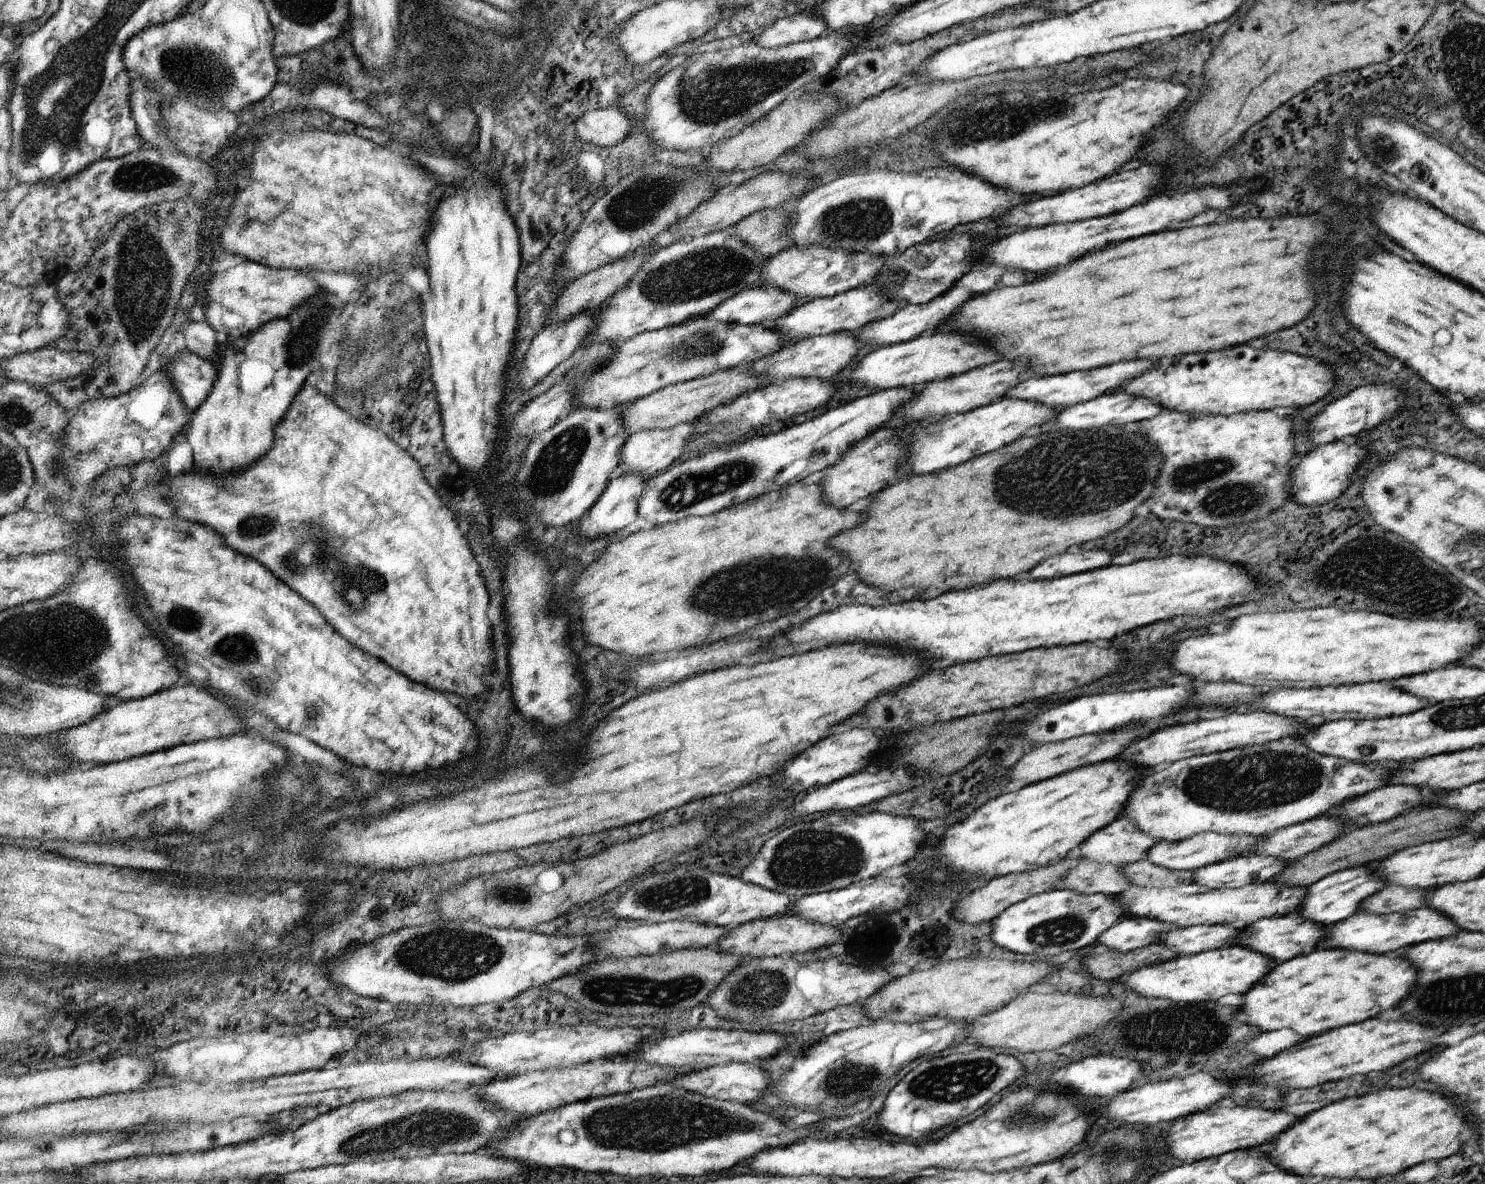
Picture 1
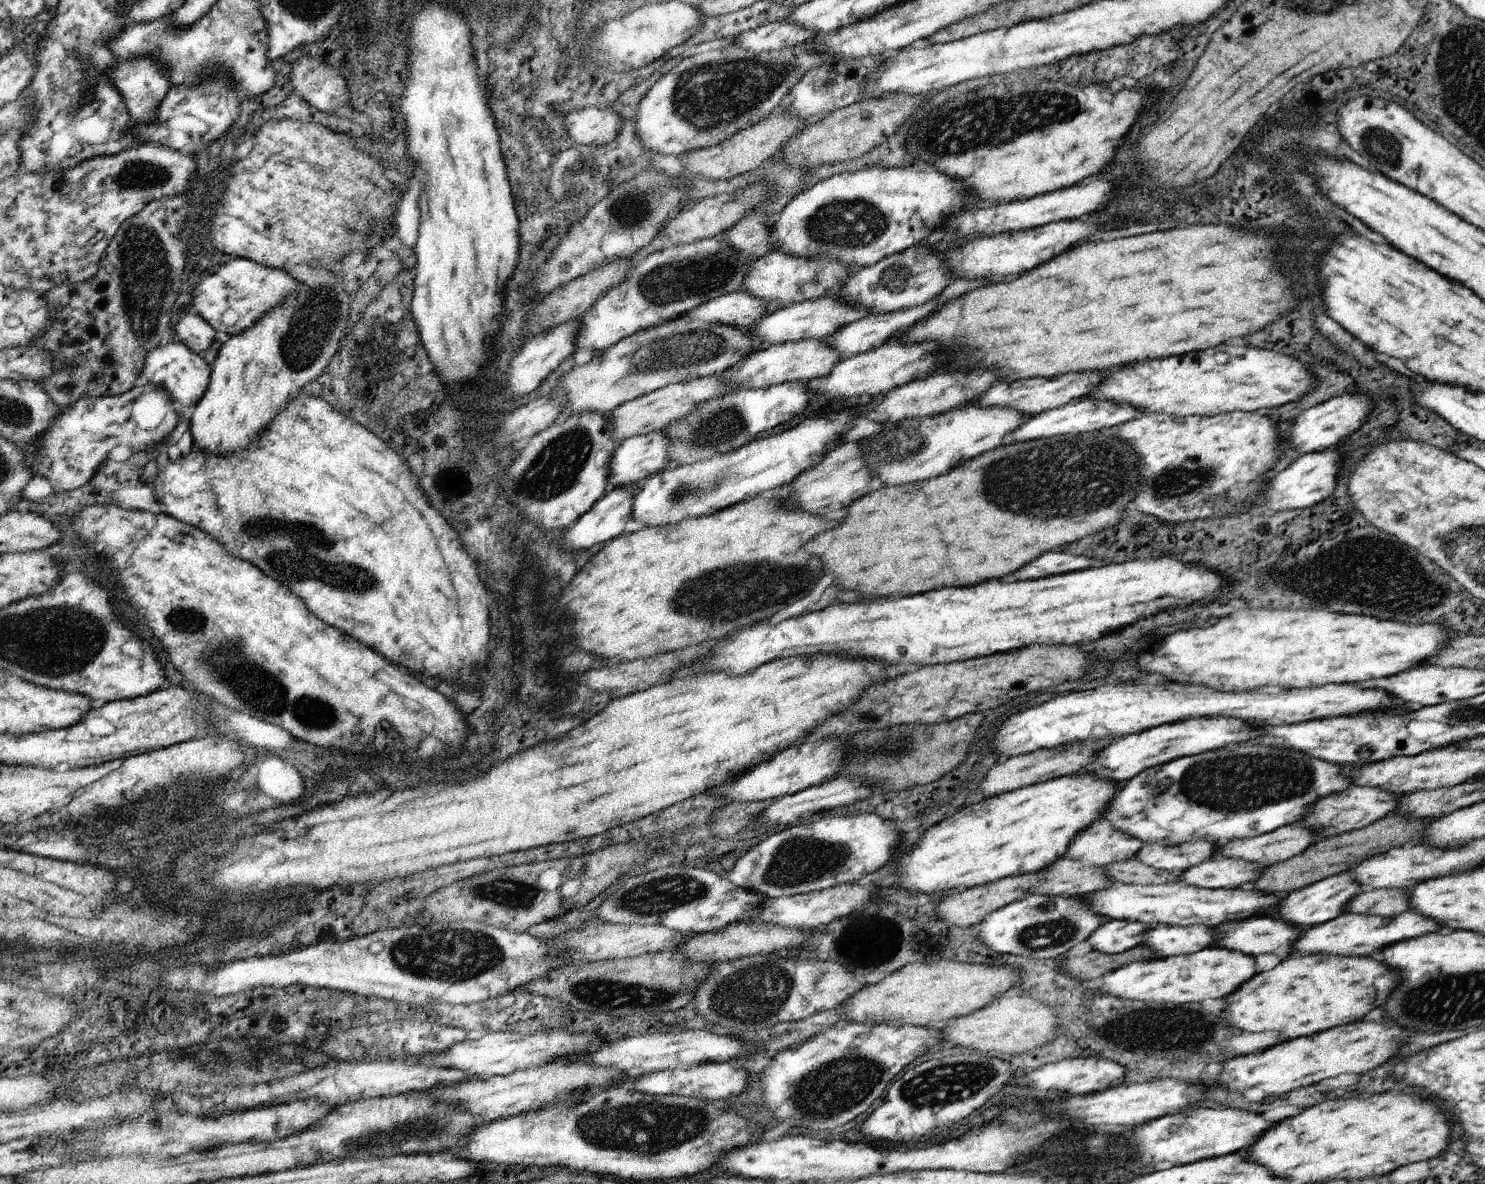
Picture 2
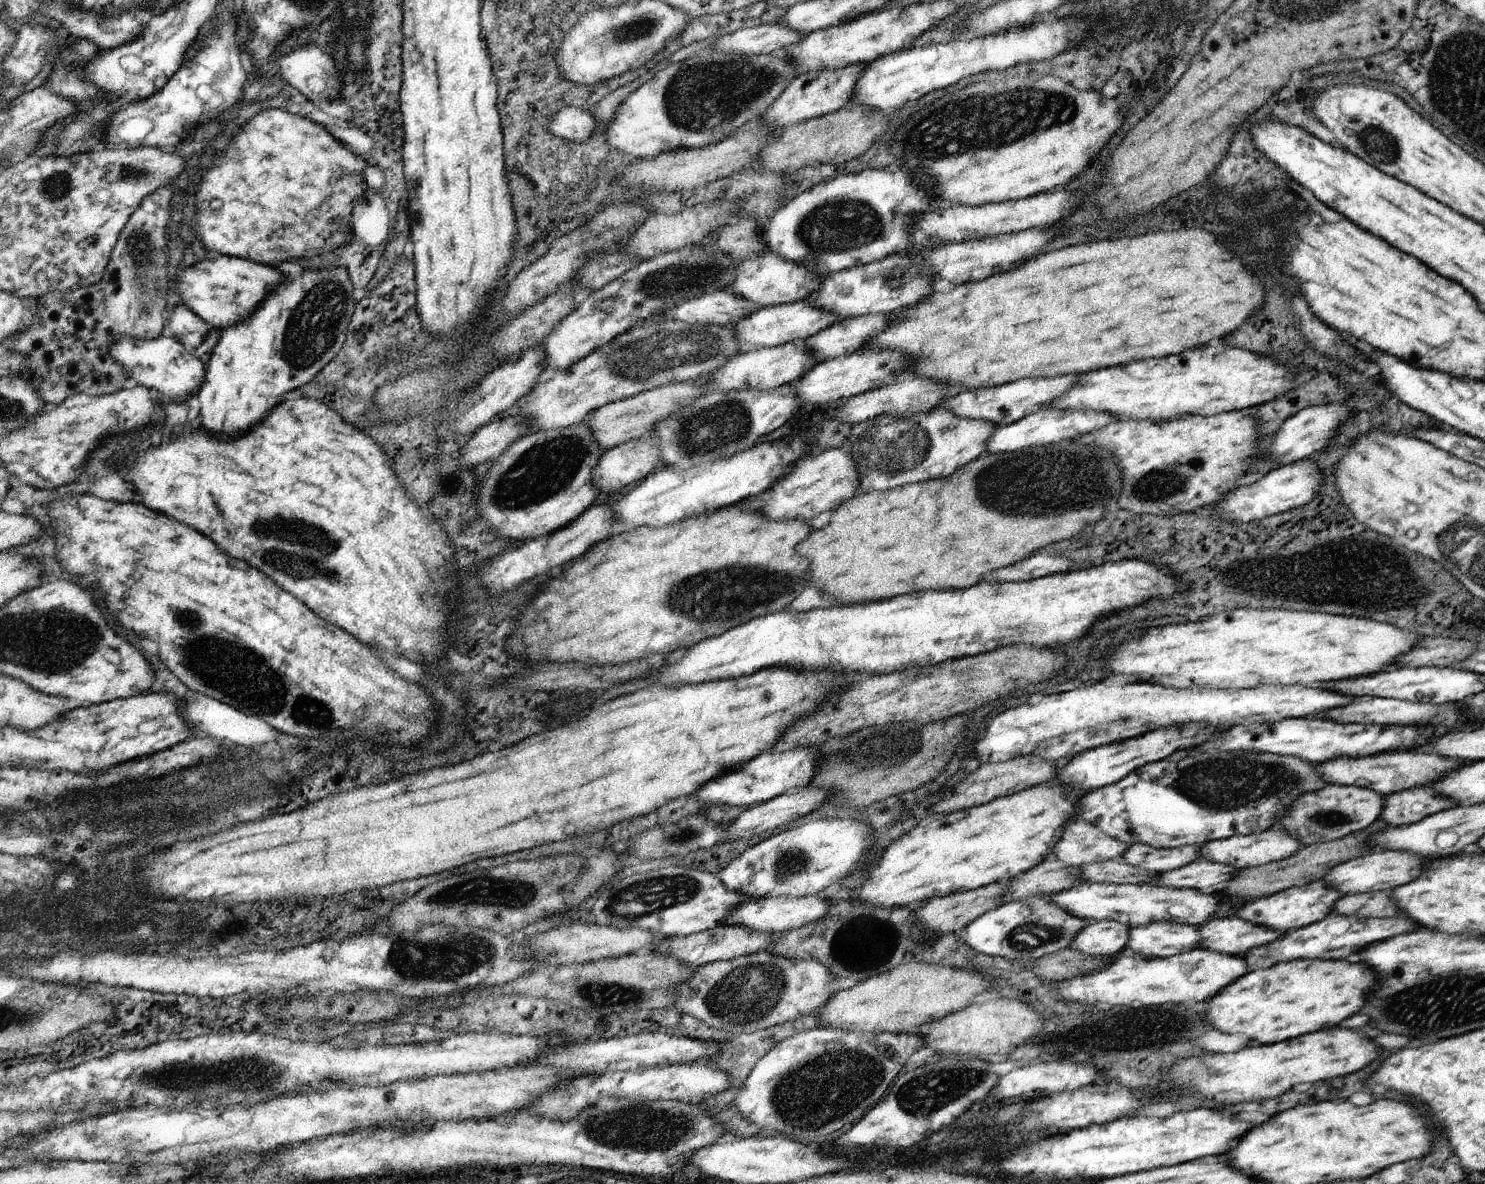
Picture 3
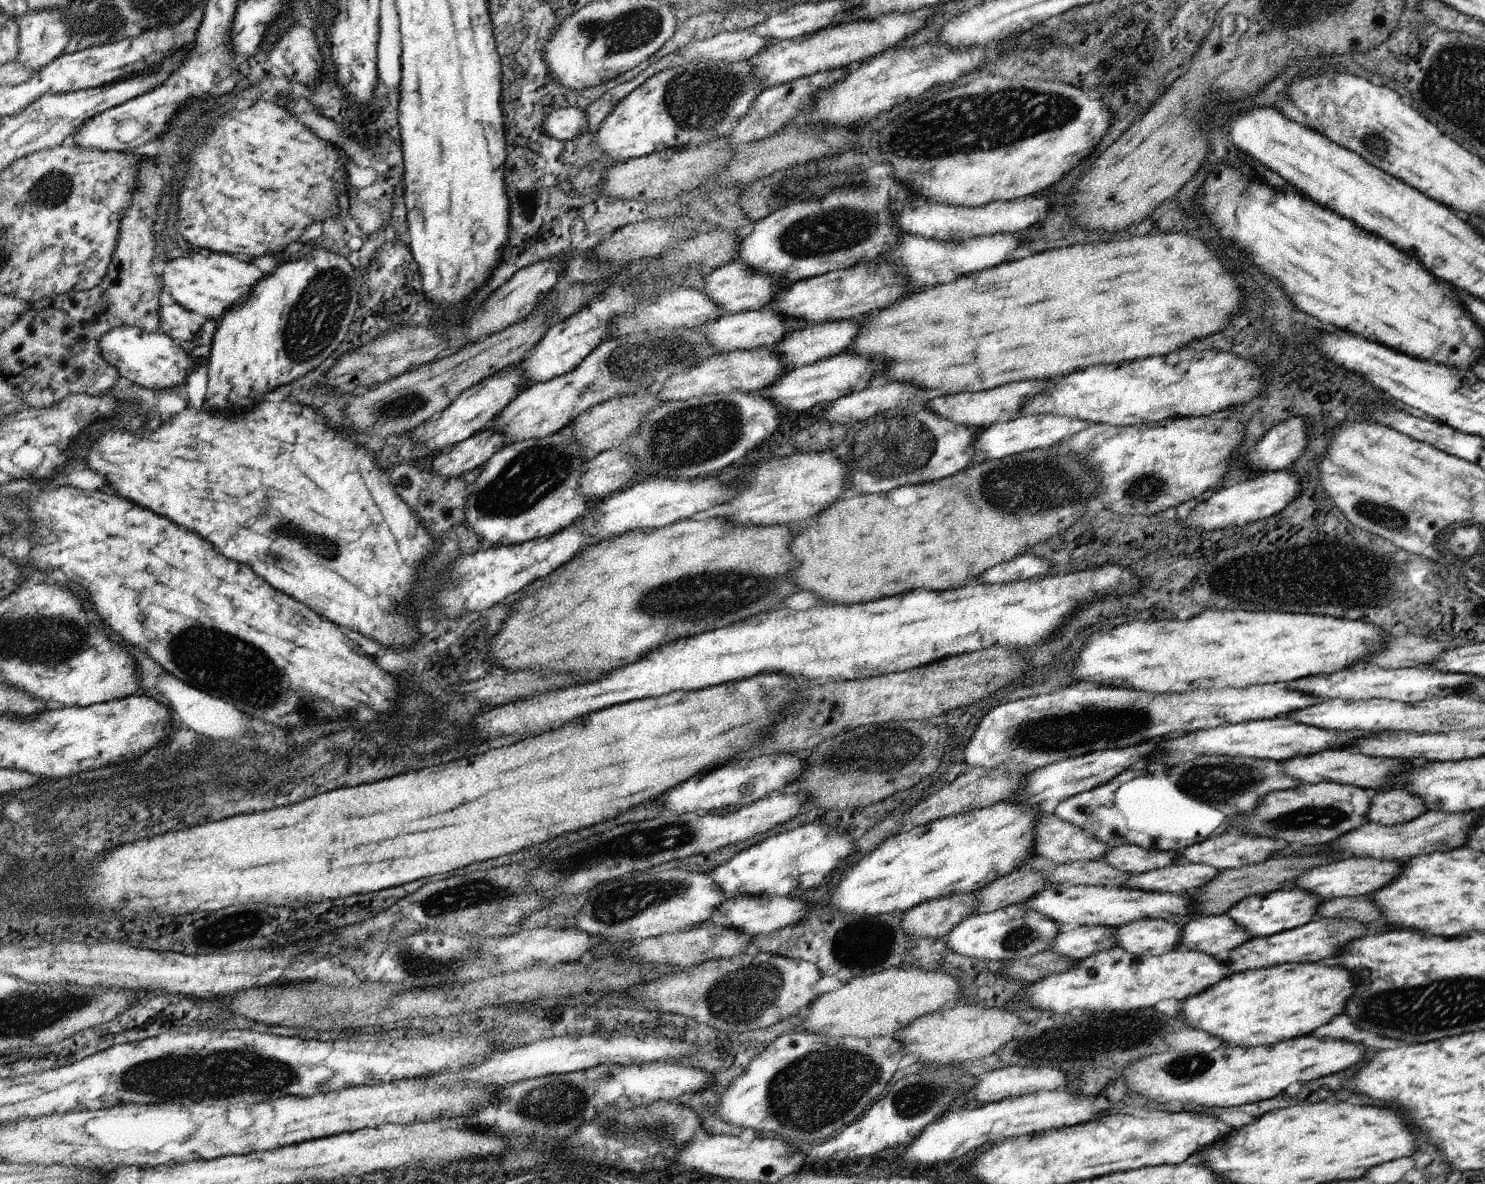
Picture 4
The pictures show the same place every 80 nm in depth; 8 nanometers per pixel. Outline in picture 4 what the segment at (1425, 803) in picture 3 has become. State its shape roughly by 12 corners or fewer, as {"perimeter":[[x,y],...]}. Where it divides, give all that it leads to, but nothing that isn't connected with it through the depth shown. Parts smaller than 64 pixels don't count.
{"perimeter":[[1391,787],[1371,795],[1367,818],[1395,826],[1426,810],[1424,800]]}

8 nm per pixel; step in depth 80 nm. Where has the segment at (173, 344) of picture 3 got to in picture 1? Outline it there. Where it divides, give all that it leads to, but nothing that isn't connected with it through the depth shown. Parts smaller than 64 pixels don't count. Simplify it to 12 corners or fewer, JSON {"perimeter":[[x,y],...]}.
{"perimeter":[[177,345],[159,367],[191,412],[206,403],[218,364]]}

